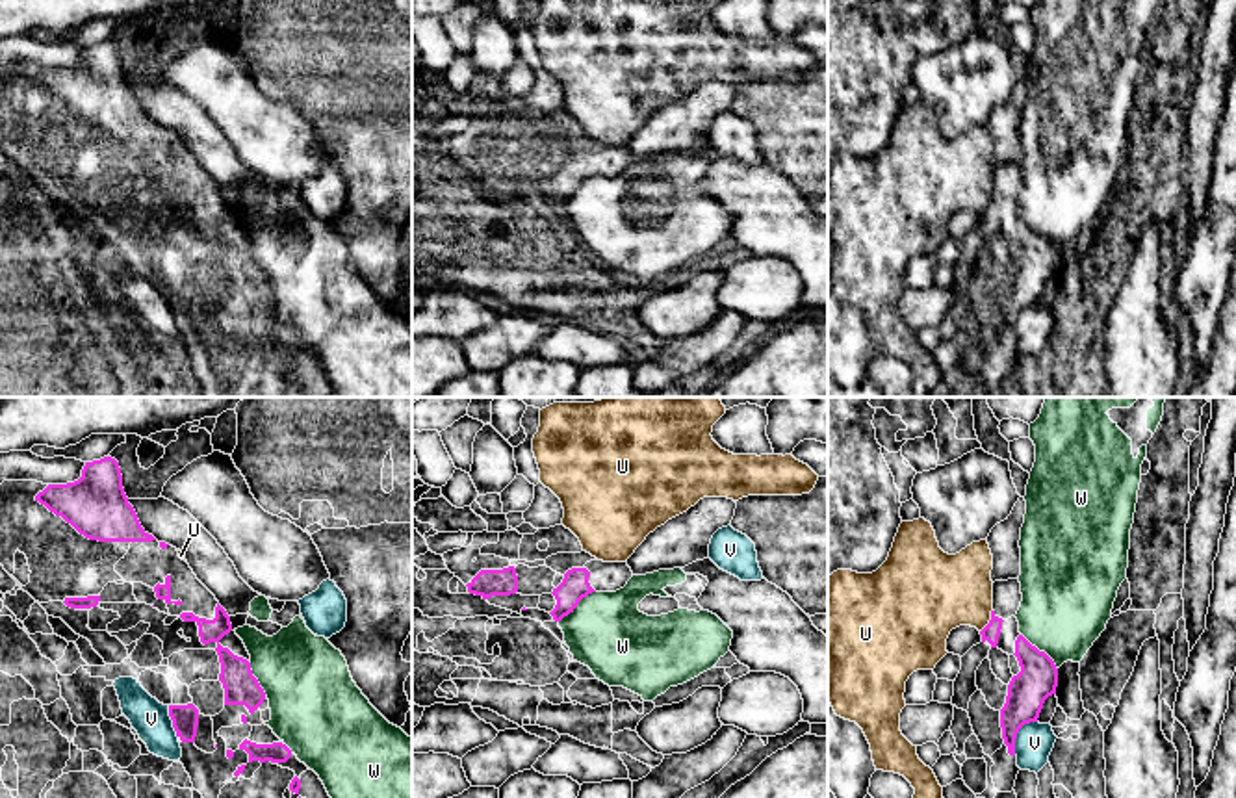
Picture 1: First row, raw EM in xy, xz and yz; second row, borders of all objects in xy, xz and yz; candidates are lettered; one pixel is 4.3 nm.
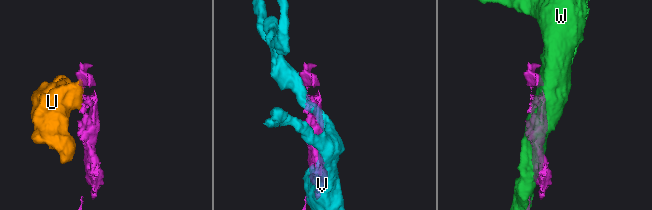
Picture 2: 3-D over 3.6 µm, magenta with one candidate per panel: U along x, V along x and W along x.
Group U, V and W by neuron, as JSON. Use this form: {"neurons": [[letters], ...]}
{"neurons": [["U"], ["V"], ["W"]]}

